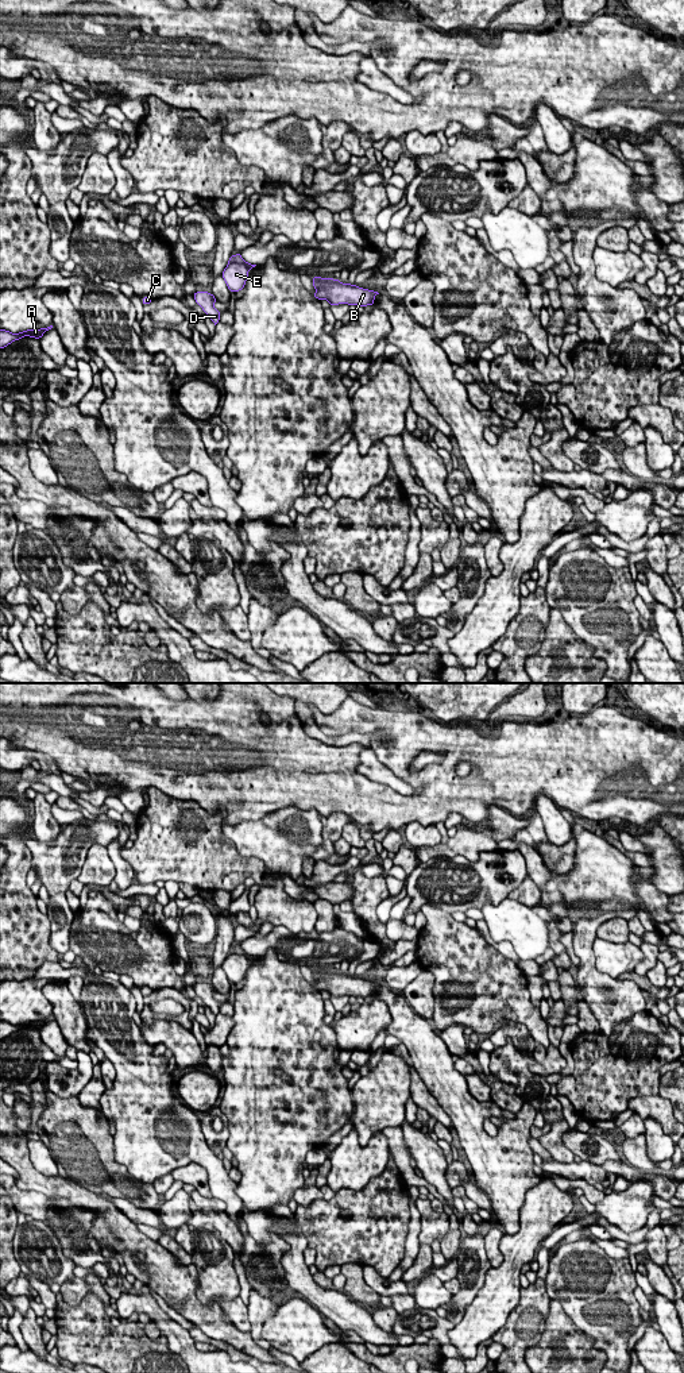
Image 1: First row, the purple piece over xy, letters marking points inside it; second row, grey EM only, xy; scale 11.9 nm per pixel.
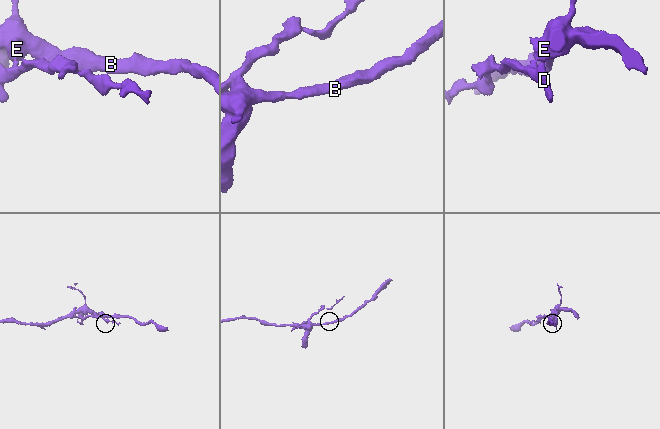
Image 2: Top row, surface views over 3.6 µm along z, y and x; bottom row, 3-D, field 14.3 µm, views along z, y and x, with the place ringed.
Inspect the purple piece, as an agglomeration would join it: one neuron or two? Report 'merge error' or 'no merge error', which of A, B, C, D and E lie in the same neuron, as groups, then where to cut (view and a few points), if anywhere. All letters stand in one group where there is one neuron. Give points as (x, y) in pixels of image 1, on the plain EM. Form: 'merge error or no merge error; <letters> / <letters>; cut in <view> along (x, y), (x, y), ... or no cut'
merge error; A B C D / E; cut in xy along (228, 953), (240, 953), (248, 961)

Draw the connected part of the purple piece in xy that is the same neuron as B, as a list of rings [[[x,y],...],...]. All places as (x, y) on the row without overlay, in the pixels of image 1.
[[[313,968],[313,979],[316,984],[313,986],[317,991],[326,991],[331,998],[339,995],[348,996],[374,996],[375,987],[378,983],[359,979],[358,976],[343,975],[337,969],[331,968],[321,969]]]

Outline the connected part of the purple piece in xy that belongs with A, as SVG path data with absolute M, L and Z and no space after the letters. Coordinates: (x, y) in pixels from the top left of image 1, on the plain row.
M53 1017L46 1018L46 1019L40 1019L40 1021L27 1021L27 1022L19 1023L19 1025L12 1025L9 1022L0 1021L0 1040L7 1038L12 1033L19 1031L24 1027L40 1030L43 1027L43 1025L51 1019L53 1019Z

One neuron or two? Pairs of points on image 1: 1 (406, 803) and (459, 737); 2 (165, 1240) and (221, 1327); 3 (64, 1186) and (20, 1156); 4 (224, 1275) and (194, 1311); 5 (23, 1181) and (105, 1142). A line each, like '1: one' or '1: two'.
1: one
2: two
3: one
4: two
5: two

